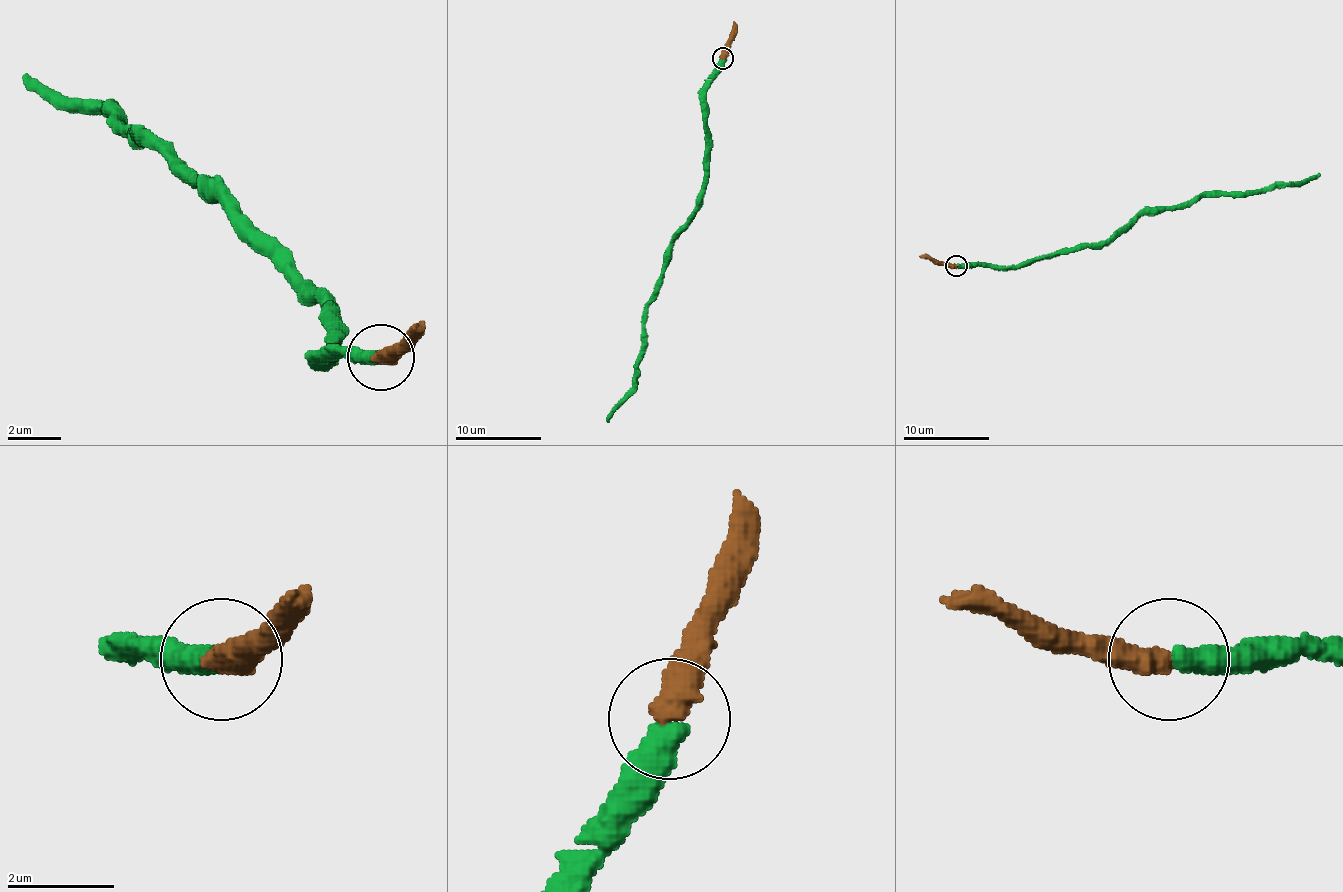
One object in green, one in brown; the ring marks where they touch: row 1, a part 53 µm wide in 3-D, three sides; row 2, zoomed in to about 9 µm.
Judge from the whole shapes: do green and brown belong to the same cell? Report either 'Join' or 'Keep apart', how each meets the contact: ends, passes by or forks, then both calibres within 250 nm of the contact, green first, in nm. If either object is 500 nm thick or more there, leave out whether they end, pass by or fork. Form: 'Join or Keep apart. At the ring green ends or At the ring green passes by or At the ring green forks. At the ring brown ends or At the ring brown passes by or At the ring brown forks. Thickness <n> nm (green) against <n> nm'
Join. Thickness 500 nm (green) against 500 nm

